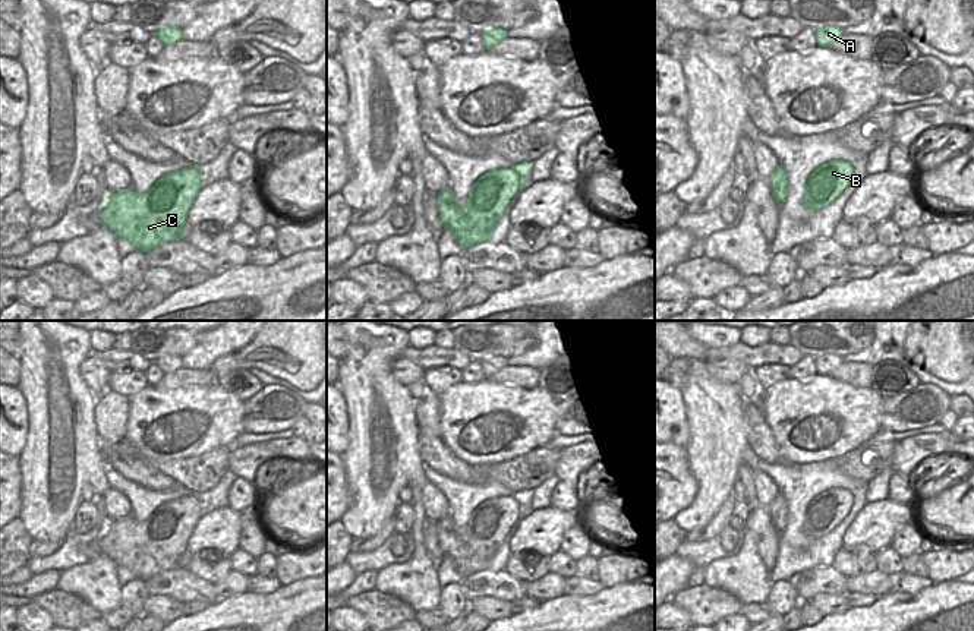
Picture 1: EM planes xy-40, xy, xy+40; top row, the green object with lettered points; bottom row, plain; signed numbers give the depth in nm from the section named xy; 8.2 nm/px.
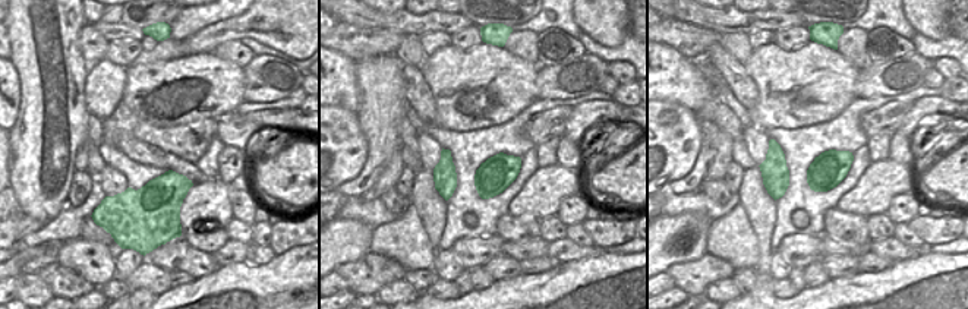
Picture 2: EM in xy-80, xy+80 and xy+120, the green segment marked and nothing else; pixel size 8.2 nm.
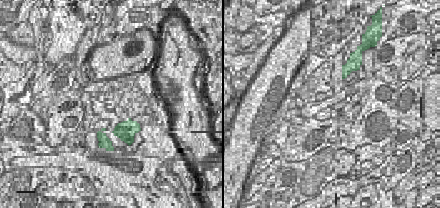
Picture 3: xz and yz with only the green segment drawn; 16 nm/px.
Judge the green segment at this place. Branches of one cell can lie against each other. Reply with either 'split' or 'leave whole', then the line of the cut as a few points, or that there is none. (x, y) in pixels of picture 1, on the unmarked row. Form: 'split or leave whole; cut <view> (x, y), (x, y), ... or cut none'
split; cut xy (445, 517), (450, 520)

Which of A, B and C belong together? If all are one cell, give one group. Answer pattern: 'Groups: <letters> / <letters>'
Groups: A / B C.

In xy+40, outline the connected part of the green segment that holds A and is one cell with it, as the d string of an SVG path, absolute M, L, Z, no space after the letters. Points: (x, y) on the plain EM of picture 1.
M823 354L820 357L814 357L816 370L819 375L830 376L833 370L836 370L844 362L844 357L838 354Z

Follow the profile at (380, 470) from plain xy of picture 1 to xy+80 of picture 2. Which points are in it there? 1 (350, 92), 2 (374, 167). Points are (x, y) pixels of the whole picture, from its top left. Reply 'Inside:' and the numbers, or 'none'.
Inside: 2

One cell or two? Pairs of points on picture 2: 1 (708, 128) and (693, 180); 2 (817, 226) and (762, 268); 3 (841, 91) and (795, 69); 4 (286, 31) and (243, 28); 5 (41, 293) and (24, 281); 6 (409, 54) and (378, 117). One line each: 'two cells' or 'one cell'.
1: one cell
2: two cells
3: one cell
4: one cell
5: one cell
6: two cells

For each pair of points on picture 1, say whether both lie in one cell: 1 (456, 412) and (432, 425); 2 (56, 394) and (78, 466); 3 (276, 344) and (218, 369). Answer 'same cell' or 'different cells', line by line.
1: different cells
2: same cell
3: same cell

